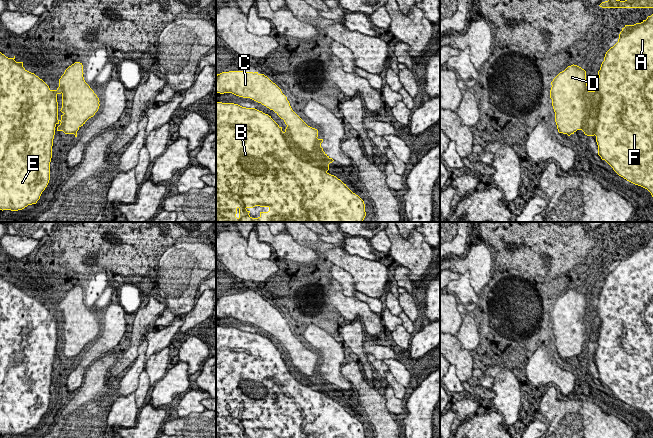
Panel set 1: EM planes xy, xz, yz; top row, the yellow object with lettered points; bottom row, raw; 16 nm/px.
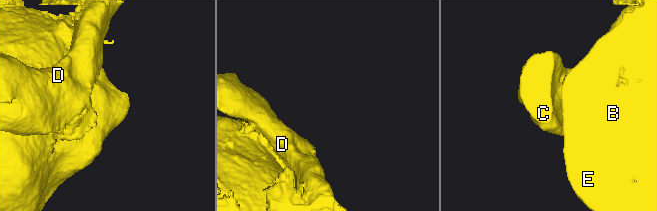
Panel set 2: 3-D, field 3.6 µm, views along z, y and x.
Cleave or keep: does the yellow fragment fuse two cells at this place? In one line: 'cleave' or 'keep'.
cleave

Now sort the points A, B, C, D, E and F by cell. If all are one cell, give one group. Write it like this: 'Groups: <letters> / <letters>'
Groups: A B E F / C D

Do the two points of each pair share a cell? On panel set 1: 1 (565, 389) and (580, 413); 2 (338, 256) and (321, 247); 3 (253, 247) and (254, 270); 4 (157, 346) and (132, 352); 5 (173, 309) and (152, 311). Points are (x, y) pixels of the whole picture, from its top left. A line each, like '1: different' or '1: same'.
1: different
2: same
3: different
4: different
5: different

